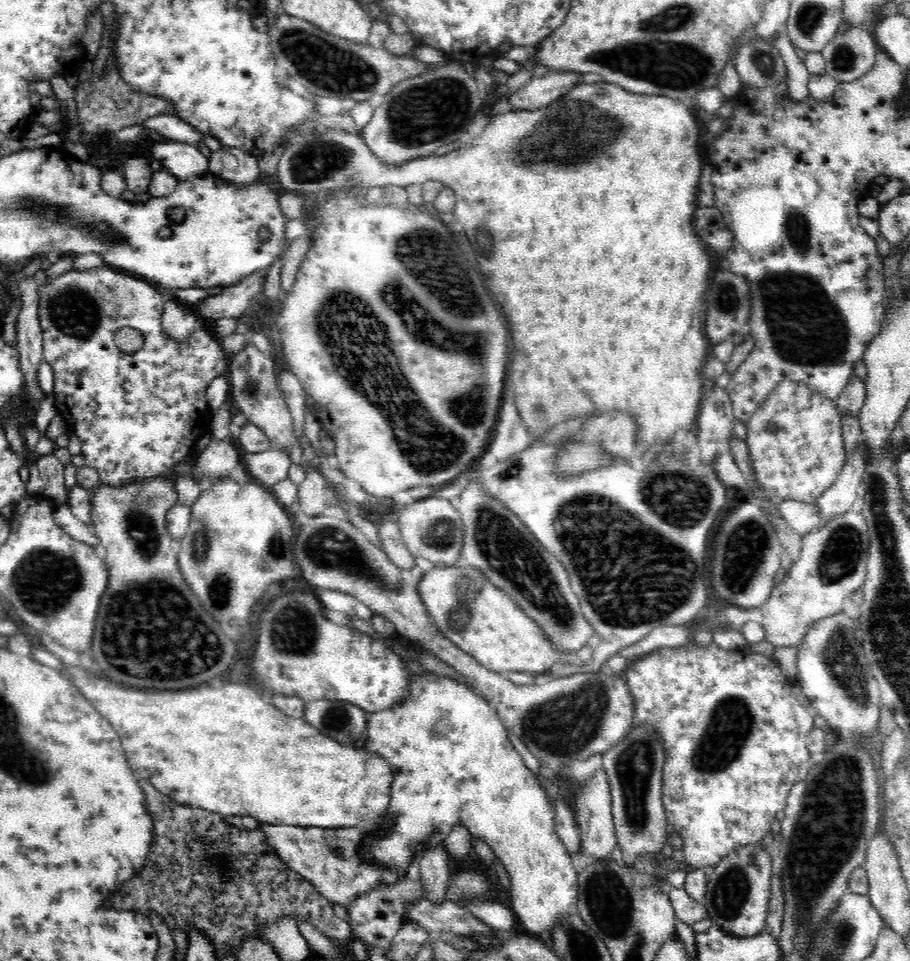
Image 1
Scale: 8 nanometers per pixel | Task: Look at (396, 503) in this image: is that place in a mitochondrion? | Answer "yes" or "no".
no

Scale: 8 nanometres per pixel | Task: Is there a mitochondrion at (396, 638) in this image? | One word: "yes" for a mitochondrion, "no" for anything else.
no

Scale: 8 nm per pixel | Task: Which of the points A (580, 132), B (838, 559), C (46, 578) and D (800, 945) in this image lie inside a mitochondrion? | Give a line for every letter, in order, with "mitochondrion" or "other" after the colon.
A: mitochondrion
B: mitochondrion
C: mitochondrion
D: mitochondrion

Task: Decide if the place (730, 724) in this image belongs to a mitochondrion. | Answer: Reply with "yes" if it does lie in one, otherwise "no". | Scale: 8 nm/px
yes

